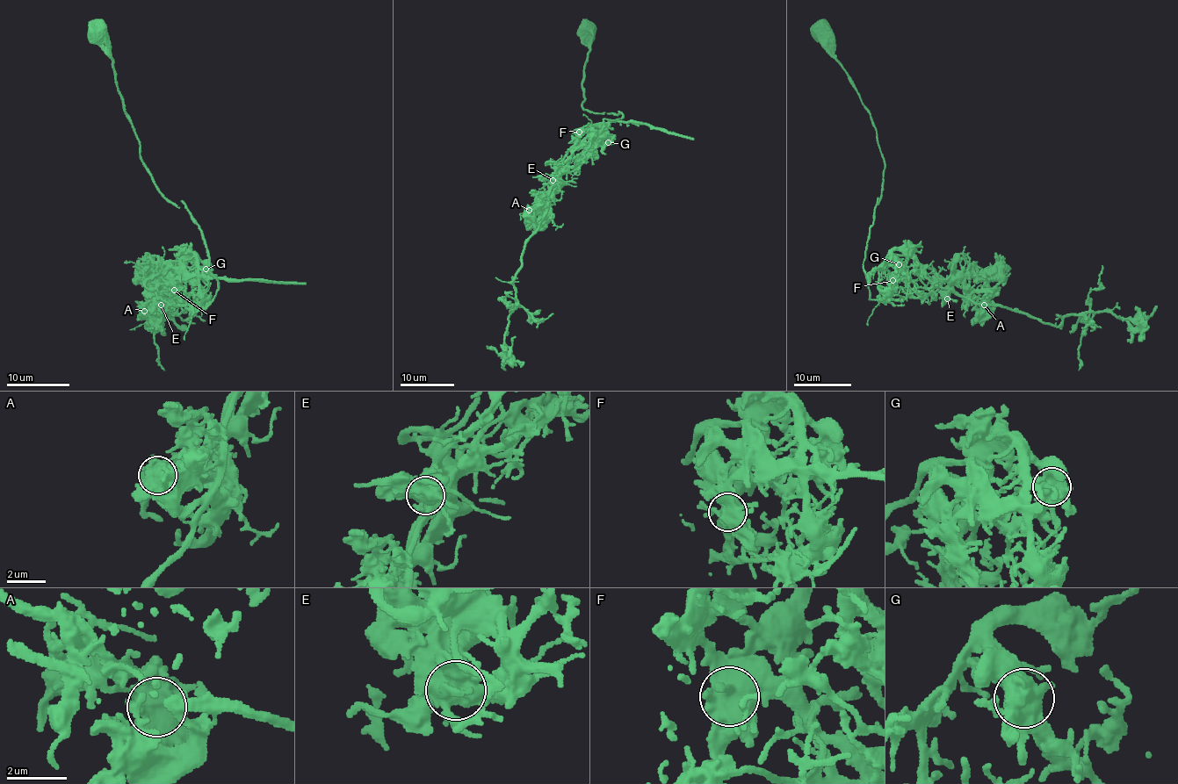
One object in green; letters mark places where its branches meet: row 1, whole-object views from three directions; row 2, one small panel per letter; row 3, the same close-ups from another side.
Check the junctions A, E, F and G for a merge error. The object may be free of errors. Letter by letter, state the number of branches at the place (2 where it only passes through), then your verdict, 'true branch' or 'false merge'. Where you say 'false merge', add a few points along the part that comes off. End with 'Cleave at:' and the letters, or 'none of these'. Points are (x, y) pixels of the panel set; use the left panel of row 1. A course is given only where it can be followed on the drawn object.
A: branches 8; false merge; course (144, 311), (144, 306), (159, 292), (157, 284), (169, 284), (177, 276), (190, 255), (205, 276), (306, 284)
E: branches 6; true branch
F: branches 5; true branch
G: branches 7; true branch
Cleave at: A

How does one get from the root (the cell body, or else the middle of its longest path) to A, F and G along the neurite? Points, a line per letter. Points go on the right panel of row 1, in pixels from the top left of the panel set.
A: (821, 34), (823, 46), (846, 73), (870, 116), (885, 166), (863, 262), (870, 298), (956, 291), (984, 305)
F: (821, 34), (870, 116), (885, 166), (863, 262), (870, 298), (878, 298), (880, 269), (892, 280)
G: (821, 34), (870, 116), (885, 166), (863, 262), (870, 298), (878, 298), (884, 260), (891, 255), (899, 264)

